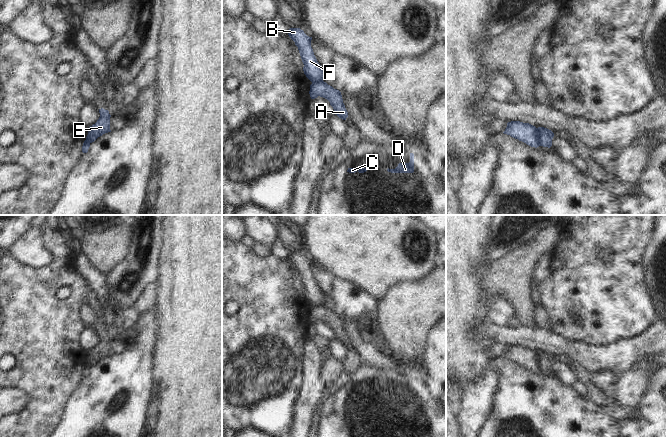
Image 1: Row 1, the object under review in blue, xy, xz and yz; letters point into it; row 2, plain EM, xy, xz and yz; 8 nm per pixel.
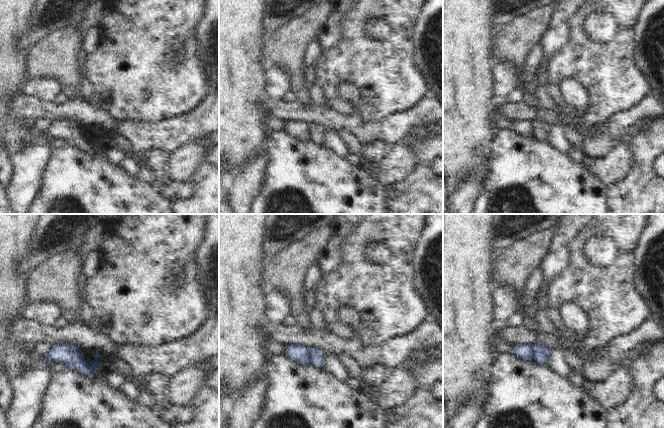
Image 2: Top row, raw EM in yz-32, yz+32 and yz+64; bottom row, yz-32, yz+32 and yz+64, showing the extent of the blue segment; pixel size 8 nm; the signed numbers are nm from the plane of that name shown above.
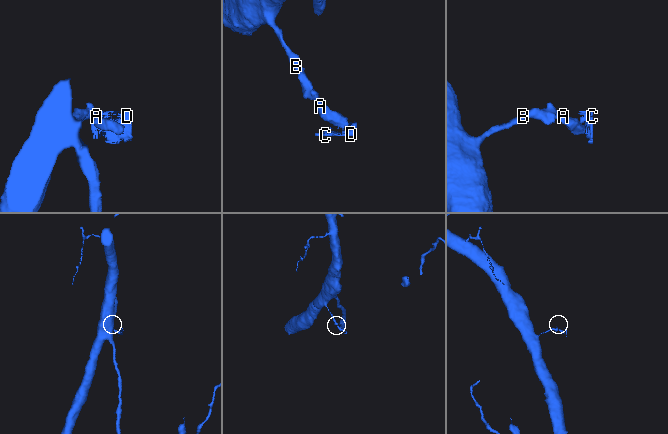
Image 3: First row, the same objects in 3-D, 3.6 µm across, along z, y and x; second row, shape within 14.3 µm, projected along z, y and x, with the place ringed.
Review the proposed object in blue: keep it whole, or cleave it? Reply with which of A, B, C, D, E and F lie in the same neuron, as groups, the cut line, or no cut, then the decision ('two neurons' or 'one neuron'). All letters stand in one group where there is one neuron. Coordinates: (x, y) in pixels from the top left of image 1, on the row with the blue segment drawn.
A C D E / B F | yz (537, 128), (537, 141), (541, 145) | two neurons

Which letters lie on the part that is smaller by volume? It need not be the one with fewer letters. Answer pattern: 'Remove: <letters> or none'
Remove: A, C, D, E

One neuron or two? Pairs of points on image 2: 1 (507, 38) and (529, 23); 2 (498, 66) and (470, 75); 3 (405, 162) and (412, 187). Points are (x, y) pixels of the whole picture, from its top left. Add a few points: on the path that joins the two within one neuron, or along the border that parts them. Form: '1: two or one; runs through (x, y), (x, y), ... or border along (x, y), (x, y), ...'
1: one; runs through (512, 38), (524, 28)
2: two; border along (491, 64), (493, 91)
3: two; border along (412, 151), (413, 168), (388, 186)

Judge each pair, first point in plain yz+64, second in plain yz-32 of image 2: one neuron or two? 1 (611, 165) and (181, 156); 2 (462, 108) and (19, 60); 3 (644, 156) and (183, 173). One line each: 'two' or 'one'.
1: one
2: one
3: two

